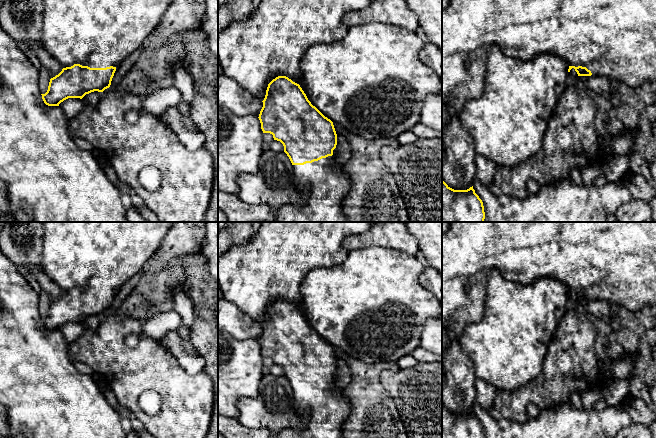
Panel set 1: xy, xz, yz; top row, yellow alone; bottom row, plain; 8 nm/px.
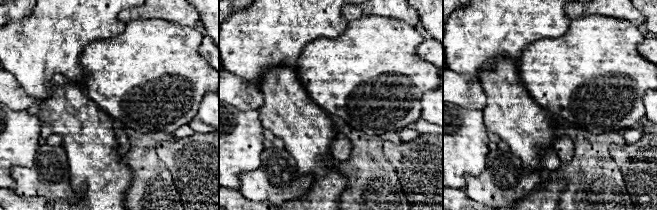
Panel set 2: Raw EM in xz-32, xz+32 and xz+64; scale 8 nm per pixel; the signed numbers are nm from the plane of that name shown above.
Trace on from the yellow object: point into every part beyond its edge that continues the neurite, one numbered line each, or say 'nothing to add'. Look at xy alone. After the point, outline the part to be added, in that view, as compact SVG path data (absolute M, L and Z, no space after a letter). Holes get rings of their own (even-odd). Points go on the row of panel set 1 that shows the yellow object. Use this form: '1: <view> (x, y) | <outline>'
1: xy (96, 33) | M43 0L42 46L63 68L71 67L74 64L80 64L90 68L117 67L148 40L161 23L172 1L173 0Z

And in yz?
nothing to add

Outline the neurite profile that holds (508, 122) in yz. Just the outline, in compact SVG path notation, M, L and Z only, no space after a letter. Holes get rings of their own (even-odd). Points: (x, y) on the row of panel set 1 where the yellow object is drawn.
M493 45L487 56L483 94L466 102L459 118L473 137L476 154L492 160L497 167L514 167L535 155L543 145L548 122L568 87L569 64L562 58L541 53L523 61L505 55Z

